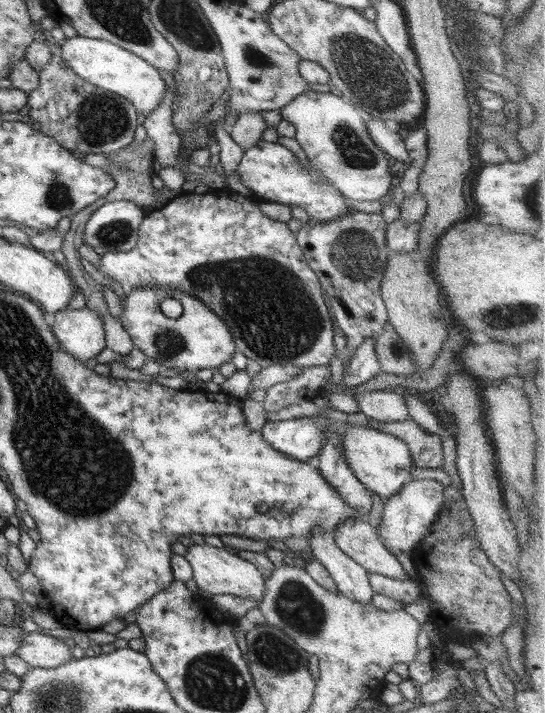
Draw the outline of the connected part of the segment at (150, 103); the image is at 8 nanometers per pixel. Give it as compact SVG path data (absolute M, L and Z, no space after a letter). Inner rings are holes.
M77 35L67 38L66 42L60 46L60 56L69 68L82 79L91 82L98 88L126 98L140 114L150 114L152 110L156 110L160 106L160 102L164 98L164 90L167 85L164 78L160 76L160 71L143 58L112 44L112 42Z

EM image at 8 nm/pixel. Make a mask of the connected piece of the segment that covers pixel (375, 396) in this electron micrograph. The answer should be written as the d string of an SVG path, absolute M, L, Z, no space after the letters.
M370 391L356 395L362 414L380 422L398 422L410 419L403 396L394 391Z

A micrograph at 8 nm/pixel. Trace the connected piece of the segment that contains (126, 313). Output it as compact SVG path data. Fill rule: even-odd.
M136 288L122 298L122 313L118 320L132 337L134 346L143 350L148 360L155 360L163 368L188 370L191 373L202 368L218 370L237 351L234 335L224 320L192 294L180 290ZM166 298L174 298L183 306L180 317L169 318L162 313L160 304Z

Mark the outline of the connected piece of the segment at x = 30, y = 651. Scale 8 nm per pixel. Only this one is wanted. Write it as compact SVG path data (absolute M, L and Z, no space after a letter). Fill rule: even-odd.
M24 632L23 646L17 650L16 656L29 664L31 669L52 669L73 660L70 641L46 636L40 632Z

